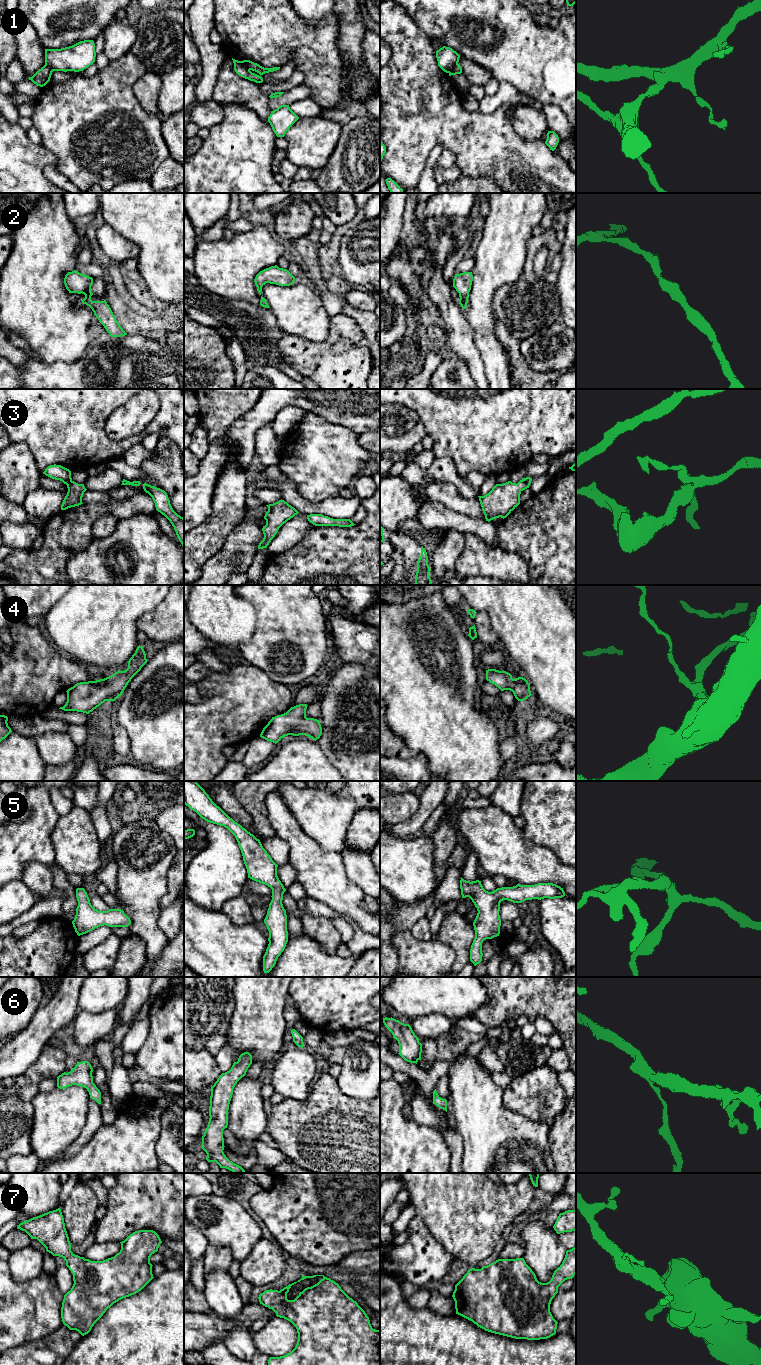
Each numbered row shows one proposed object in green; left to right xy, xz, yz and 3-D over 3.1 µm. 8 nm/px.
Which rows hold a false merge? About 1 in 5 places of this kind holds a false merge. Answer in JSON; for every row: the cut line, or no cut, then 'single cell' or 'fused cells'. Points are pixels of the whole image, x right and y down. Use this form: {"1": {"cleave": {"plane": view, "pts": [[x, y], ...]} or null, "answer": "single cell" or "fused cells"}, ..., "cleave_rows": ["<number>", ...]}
{"1": {"cleave": {"plane": "xz", "pts": [[240, 61], [249, 70]]}, "answer": "fused cells"}, "2": {"cleave": null, "answer": "single cell"}, "3": {"cleave": null, "answer": "single cell"}, "4": {"cleave": null, "answer": "single cell"}, "5": {"cleave": null, "answer": "single cell"}, "6": {"cleave": null, "answer": "single cell"}, "7": {"cleave": null, "answer": "single cell"}, "cleave_rows": ["1"]}

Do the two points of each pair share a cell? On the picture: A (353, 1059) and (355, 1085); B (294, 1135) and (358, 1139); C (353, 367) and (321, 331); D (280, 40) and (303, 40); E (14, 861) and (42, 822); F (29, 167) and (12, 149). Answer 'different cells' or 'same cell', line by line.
A: same cell
B: same cell
C: different cells
D: same cell
E: same cell
F: same cell

